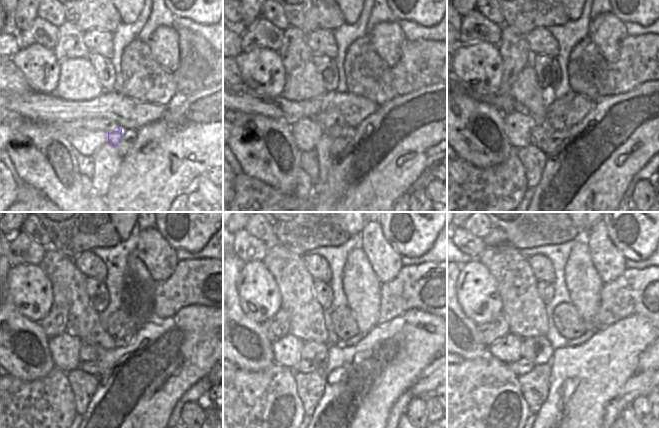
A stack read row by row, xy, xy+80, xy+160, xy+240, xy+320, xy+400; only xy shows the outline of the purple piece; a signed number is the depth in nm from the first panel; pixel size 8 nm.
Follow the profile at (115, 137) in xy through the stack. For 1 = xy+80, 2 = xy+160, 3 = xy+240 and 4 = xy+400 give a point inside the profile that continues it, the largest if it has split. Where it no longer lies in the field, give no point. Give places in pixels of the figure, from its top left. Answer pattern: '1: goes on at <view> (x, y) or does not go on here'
1: goes on at xy+80 (335, 132)
2: goes on at xy+160 (536, 106)
3: goes on at xy+240 (84, 322)
4: goes on at xy+400 (522, 306)

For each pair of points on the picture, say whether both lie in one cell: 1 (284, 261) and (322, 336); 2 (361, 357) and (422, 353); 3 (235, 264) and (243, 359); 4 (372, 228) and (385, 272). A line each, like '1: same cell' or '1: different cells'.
1: same cell
2: same cell
3: same cell
4: same cell

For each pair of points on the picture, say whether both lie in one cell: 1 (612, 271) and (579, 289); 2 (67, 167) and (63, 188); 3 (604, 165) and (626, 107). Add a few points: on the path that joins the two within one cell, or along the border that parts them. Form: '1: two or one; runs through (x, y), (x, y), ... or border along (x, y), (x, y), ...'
1: two; border along (591, 256), (591, 261), (604, 284)
2: one; runs through (63, 172), (63, 183)
3: one; runs through (611, 151), (611, 144), (626, 128), (626, 121)

